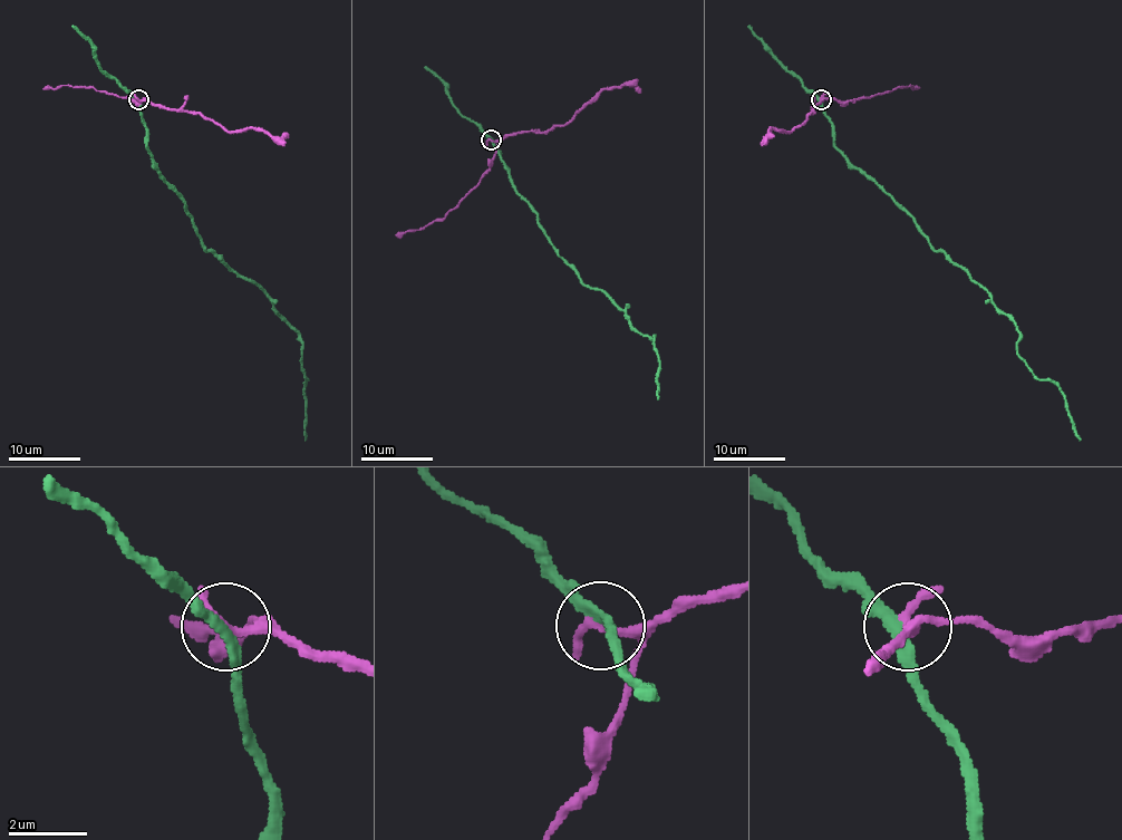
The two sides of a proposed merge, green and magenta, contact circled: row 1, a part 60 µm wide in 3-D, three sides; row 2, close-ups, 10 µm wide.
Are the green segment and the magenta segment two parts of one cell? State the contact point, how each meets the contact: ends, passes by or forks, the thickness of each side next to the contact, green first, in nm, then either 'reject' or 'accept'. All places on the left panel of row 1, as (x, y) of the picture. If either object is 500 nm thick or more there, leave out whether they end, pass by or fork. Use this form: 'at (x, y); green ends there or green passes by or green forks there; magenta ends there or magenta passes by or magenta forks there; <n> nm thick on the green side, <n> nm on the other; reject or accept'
at (138, 99); green passes by; magenta passes by; 260 nm thick on the green side, 200 nm on the other; reject

